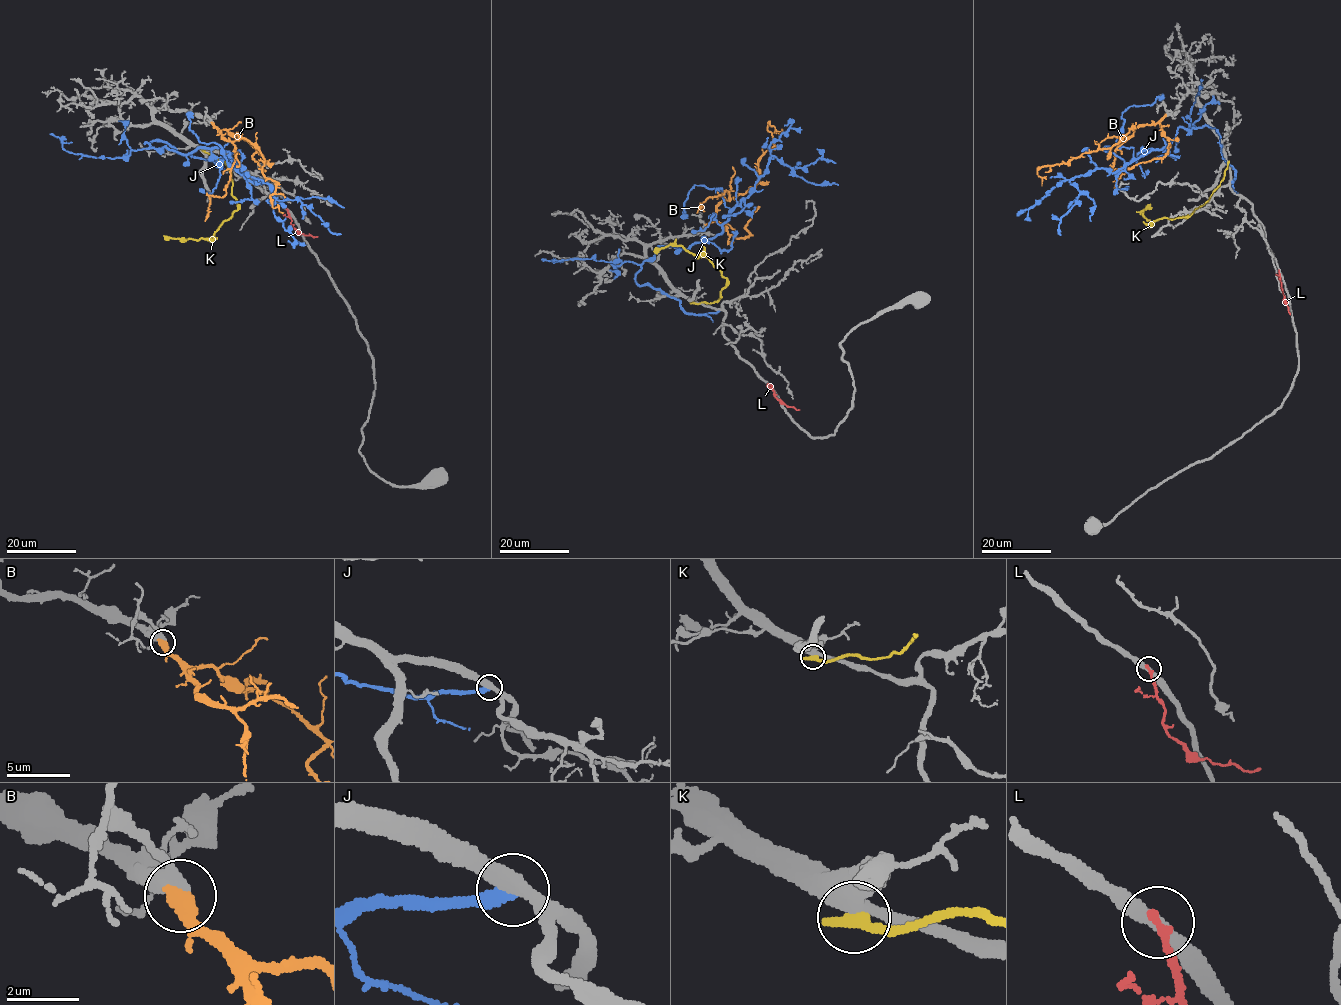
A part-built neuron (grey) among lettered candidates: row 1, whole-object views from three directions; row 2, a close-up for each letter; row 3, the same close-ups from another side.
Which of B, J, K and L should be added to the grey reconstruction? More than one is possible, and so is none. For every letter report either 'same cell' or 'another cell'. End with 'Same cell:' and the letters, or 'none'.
B: same cell
J: another cell
K: another cell
L: another cell
Same cell: B

